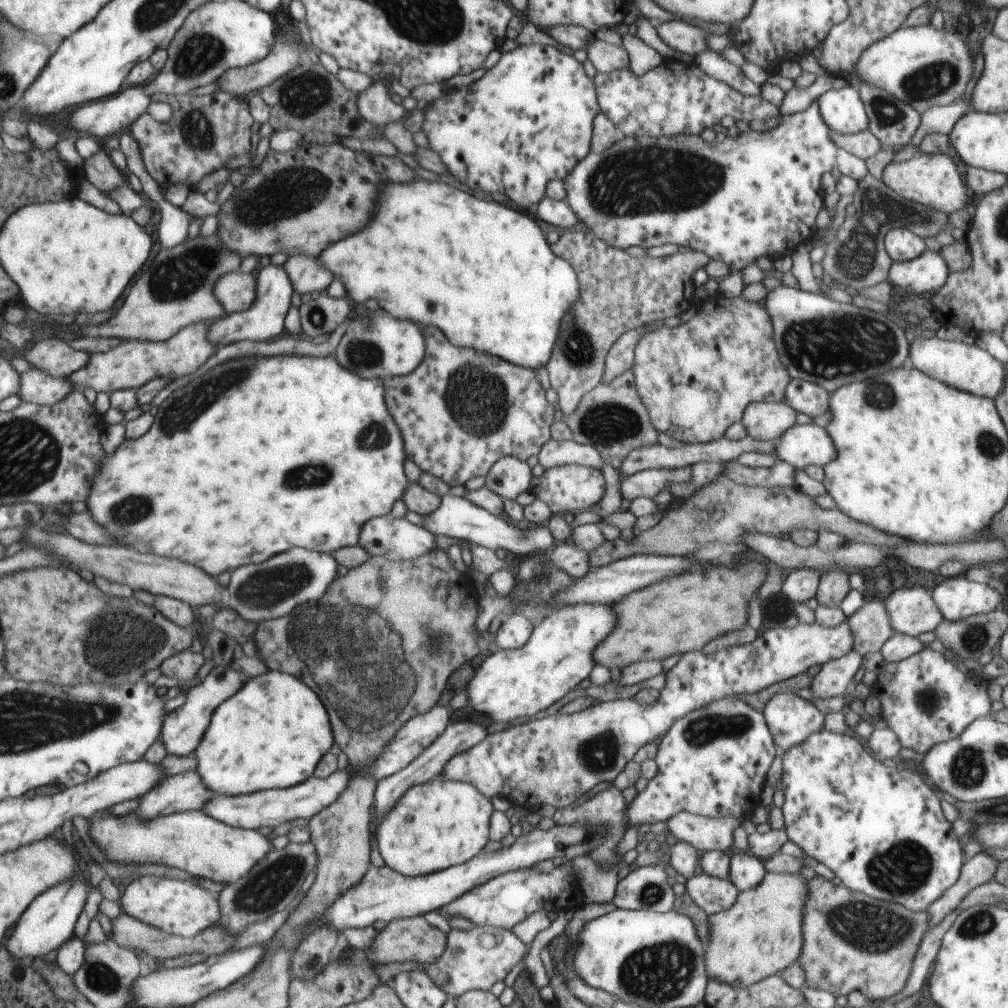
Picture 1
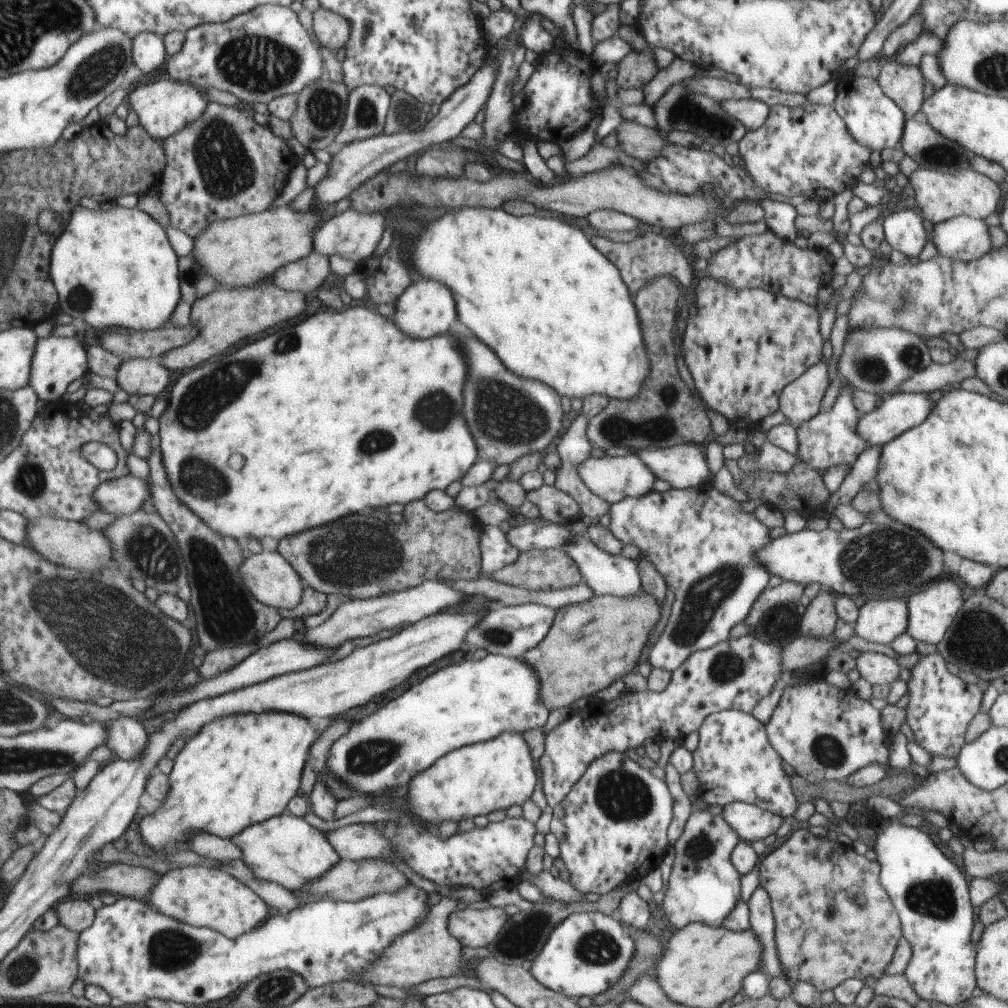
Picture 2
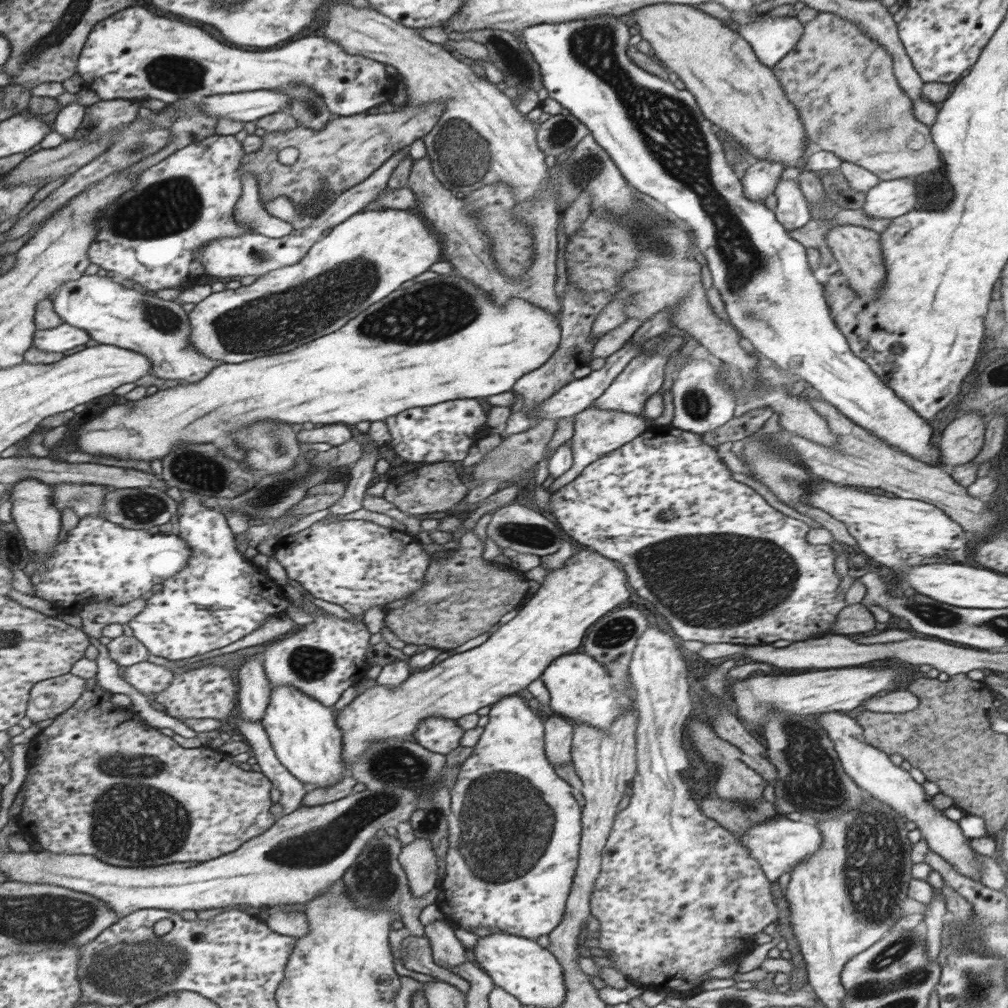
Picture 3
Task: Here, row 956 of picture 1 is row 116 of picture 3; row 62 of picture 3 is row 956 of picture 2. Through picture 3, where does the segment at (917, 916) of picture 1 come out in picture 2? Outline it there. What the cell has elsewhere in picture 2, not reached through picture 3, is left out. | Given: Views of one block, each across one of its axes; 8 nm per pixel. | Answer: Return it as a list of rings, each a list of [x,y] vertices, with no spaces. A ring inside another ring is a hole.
[[[794,828],[794,832],[781,846],[776,850],[772,850],[759,866],[759,885],[767,890],[771,898],[771,907],[775,918],[775,945],[776,952],[782,965],[785,974],[791,982],[806,981],[812,983],[816,987],[818,994],[824,990],[833,990],[841,982],[849,978],[857,978],[865,983],[868,978],[875,978],[878,980],[884,976],[886,967],[892,960],[895,948],[899,940],[903,936],[901,931],[901,922],[897,910],[892,904],[892,899],[887,895],[887,892],[882,888],[880,880],[881,868],[876,861],[868,860],[864,855],[859,855],[854,852],[848,844],[841,844],[836,841],[830,841],[826,837],[815,836],[810,830]]]

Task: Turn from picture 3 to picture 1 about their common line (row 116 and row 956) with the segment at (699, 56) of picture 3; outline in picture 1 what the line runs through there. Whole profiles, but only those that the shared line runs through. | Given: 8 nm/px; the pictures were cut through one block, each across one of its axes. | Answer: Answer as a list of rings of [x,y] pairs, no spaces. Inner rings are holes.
[[[767,872],[756,888],[738,893],[735,903],[722,912],[709,915],[710,946],[705,954],[709,978],[746,987],[770,975],[778,975],[798,960],[803,949],[803,912],[809,895],[808,881],[801,873]]]

